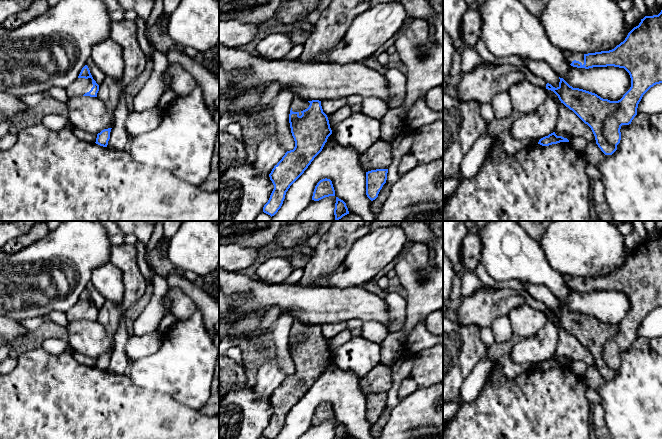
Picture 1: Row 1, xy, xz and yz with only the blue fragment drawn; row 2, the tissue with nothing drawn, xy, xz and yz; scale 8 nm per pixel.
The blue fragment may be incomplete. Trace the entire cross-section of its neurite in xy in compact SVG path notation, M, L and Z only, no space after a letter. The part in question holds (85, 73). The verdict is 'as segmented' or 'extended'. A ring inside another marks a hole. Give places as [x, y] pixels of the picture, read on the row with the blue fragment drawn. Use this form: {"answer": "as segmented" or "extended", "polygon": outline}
{"answer": "extended", "polygon": "M85 65L78 78L72 84L67 86L66 90L69 97L80 95L97 97L99 85L93 79L88 66Z"}

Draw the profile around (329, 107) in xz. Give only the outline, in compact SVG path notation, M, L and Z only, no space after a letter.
M341 98L341 99L337 99L337 100L323 100L323 101L321 101L321 106L322 106L323 112L327 116L332 115L338 109L340 109L341 107L343 107L345 105L347 105L346 98Z

